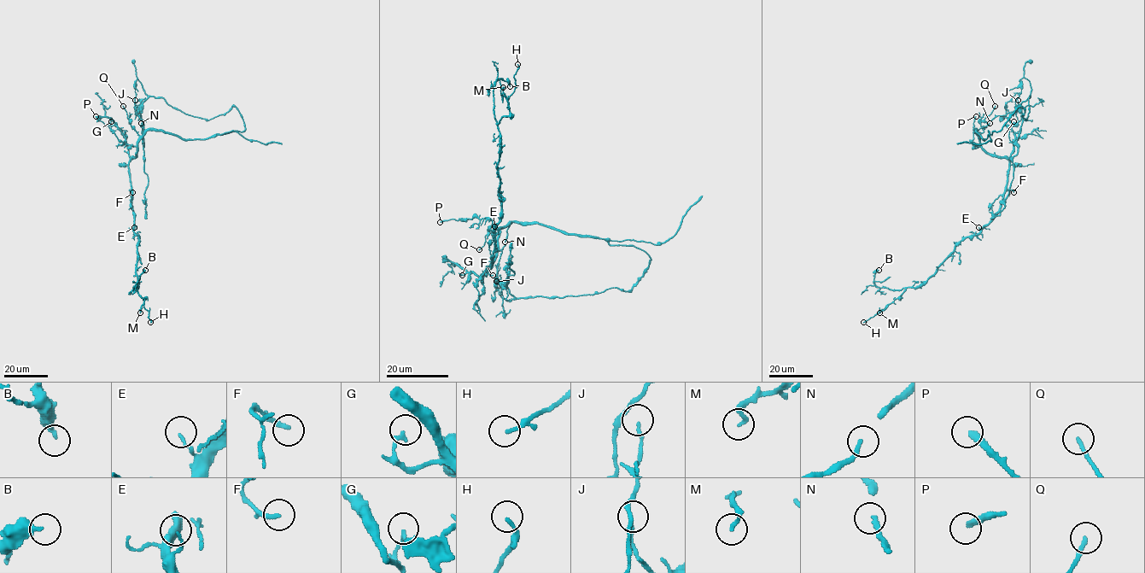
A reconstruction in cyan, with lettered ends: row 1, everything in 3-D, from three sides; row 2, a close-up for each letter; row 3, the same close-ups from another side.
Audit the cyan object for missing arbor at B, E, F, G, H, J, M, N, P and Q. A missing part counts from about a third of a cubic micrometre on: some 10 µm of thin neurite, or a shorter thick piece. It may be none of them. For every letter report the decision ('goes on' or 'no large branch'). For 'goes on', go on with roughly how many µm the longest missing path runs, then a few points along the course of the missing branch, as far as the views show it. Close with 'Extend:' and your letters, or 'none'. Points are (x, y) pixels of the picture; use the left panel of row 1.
B: no large branch
E: no large branch
F: no large branch
G: no large branch
H: no large branch
J: no large branch
M: no large branch
N: no large branch
P: no large branch
Q: no large branch
Extend: none

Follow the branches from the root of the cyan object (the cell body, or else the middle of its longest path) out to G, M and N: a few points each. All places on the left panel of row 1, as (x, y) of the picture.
G: (189, 139), (148, 130), (138, 143), (137, 154), (131, 157), (124, 134), (115, 125), (111, 125), (111, 121)
M: (189, 139), (148, 130), (129, 161), (133, 231), (138, 236), (137, 290), (145, 298), (140, 312)
N: (189, 139), (160, 131), (145, 130), (141, 123)

